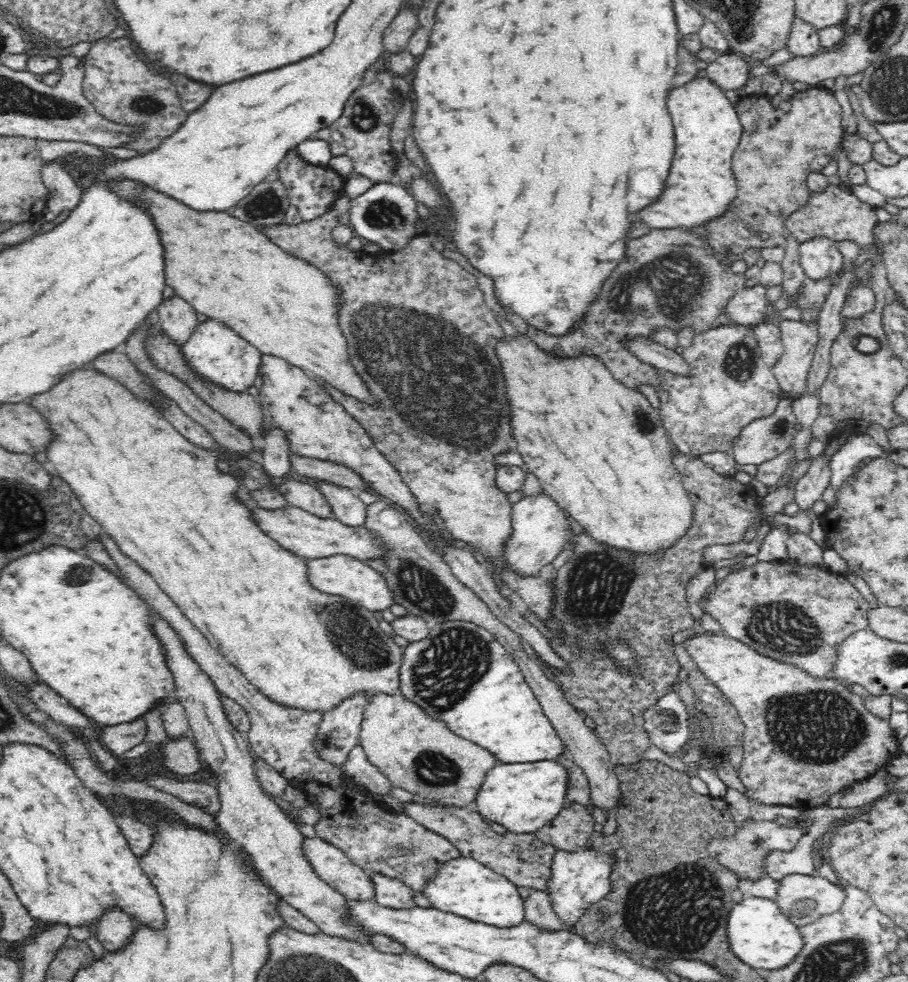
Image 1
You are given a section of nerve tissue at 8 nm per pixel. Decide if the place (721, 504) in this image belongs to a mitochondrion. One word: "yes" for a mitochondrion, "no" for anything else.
no

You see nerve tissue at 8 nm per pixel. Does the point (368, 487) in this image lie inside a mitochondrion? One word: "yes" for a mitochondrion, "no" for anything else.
no

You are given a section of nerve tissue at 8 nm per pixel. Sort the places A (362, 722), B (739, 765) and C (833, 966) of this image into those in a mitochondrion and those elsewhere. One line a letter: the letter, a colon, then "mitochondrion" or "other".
A: other
B: other
C: mitochondrion

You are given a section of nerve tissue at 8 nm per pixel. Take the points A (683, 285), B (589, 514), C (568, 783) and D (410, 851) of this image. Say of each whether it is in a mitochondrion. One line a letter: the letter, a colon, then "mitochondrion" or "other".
A: mitochondrion
B: other
C: other
D: mitochondrion

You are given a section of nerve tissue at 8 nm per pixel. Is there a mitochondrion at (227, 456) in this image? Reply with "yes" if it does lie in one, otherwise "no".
no

